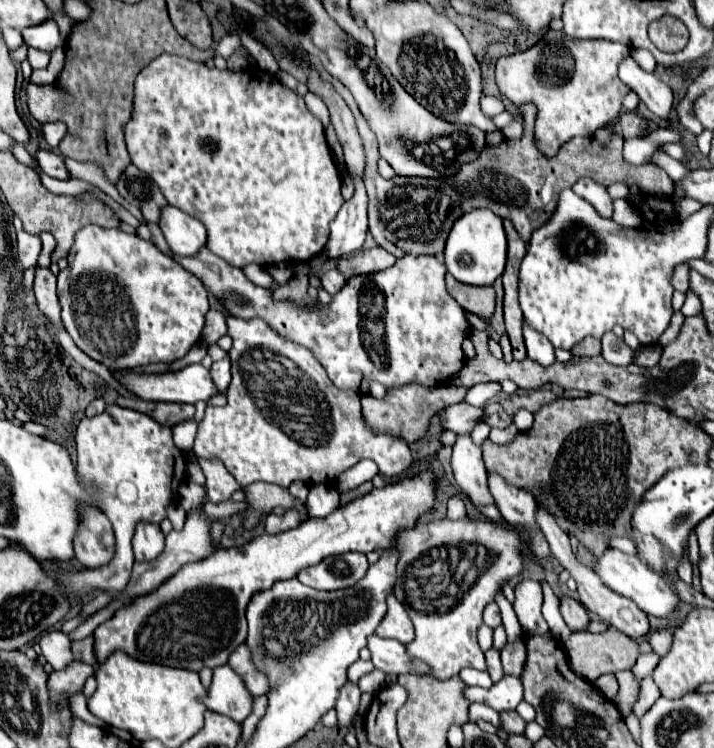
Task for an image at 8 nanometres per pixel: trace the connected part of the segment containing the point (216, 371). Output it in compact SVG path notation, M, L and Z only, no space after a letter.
M229 357L213 363L211 377L217 383L217 387L221 387L221 391L225 391L229 387L229 381L231 381L231 363L229 363Z

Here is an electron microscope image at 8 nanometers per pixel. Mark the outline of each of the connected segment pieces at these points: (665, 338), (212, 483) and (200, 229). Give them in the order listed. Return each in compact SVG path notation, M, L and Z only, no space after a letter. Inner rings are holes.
M677 311L675 315L673 315L673 319L671 319L671 323L669 323L669 329L665 331L665 335L661 335L661 339L659 339L659 345L667 345L667 343L671 343L677 335L679 335L679 331L681 331L681 327L683 327L683 321L685 321L685 317Z
M199 459L201 467L203 467L203 473L207 477L207 483L205 483L205 489L207 489L207 499L211 503L223 503L223 501L229 501L231 495L235 491L241 489L241 485L233 479L233 475L221 465L215 461L205 461L205 459Z
M163 207L159 223L171 251L181 257L195 257L207 245L207 229L203 223L177 211L177 207Z

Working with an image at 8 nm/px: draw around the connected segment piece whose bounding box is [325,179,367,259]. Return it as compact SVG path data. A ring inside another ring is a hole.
M353 179L355 195L345 201L337 219L331 223L331 237L325 247L329 259L349 255L363 247L367 235L367 193L359 179Z

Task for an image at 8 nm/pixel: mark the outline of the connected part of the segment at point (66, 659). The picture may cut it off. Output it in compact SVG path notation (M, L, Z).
M51 631L43 635L39 645L41 645L43 657L55 671L67 669L75 661L73 651L71 651L71 641L63 631Z

